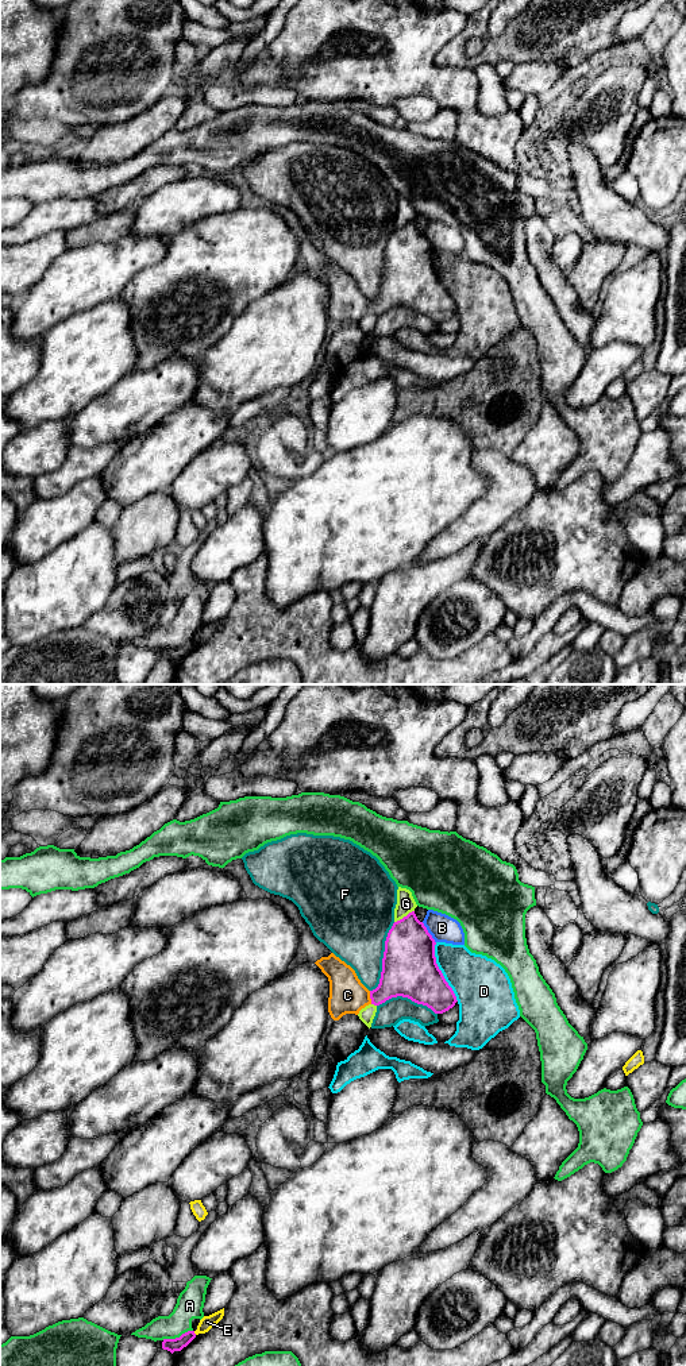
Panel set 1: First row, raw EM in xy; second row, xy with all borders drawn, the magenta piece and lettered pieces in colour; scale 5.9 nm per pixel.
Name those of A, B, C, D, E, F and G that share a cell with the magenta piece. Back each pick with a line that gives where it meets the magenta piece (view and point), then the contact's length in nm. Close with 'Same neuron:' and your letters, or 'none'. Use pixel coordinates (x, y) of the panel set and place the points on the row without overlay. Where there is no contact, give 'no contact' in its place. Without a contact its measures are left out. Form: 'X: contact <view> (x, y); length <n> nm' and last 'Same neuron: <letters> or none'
C: contact xy (370, 307); length 80 nm
Same neuron: C

